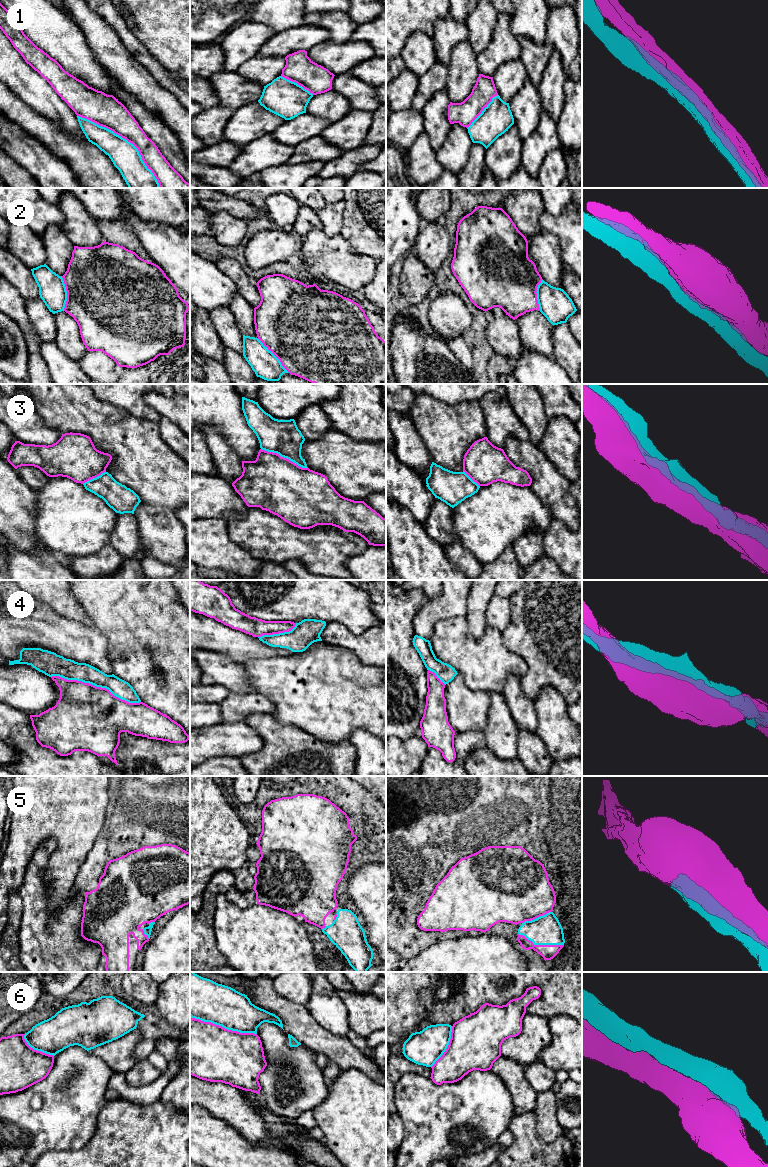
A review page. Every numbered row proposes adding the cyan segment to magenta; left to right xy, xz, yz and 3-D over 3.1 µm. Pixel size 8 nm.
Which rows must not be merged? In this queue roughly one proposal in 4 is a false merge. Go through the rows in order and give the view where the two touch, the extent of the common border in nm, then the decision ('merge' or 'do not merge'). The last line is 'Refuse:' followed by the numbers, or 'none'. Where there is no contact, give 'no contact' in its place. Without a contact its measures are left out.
1: contact in xy; length 900 nm; do not merge
2: contact in xz; length 380 nm; do not merge
3: contact in xz; length 400 nm; do not merge
4: contact in xy; length 750 nm; merge
5: contact in yz; length 380 nm; merge
6: contact in xz; length 550 nm; merge
Refuse: 1, 2, 3

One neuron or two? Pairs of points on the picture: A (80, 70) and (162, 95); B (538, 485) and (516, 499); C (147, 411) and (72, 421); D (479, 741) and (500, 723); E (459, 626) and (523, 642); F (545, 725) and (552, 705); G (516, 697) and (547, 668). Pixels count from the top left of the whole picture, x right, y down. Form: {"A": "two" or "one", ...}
{"A": "two", "B": "two", "C": "two", "D": "two", "E": "two", "F": "one", "G": "one"}

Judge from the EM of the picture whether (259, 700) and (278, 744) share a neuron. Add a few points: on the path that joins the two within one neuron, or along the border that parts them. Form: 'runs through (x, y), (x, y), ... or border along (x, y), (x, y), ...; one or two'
runs through (259, 711), (259, 717), (273, 733); one

